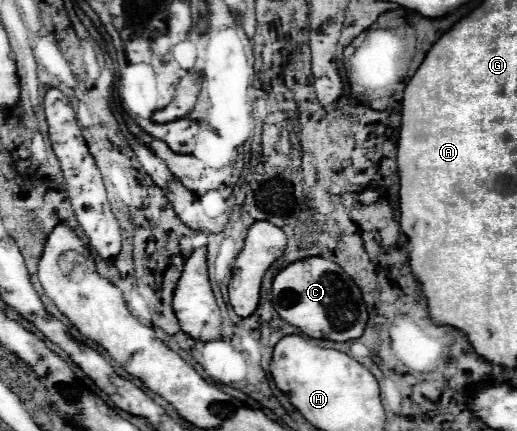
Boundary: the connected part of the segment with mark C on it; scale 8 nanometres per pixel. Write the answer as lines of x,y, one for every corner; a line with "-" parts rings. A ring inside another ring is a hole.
324,257
300,259
280,269
272,281
272,305
286,323
298,327
312,339
358,339
368,321
364,299
352,277
348,277
340,265

